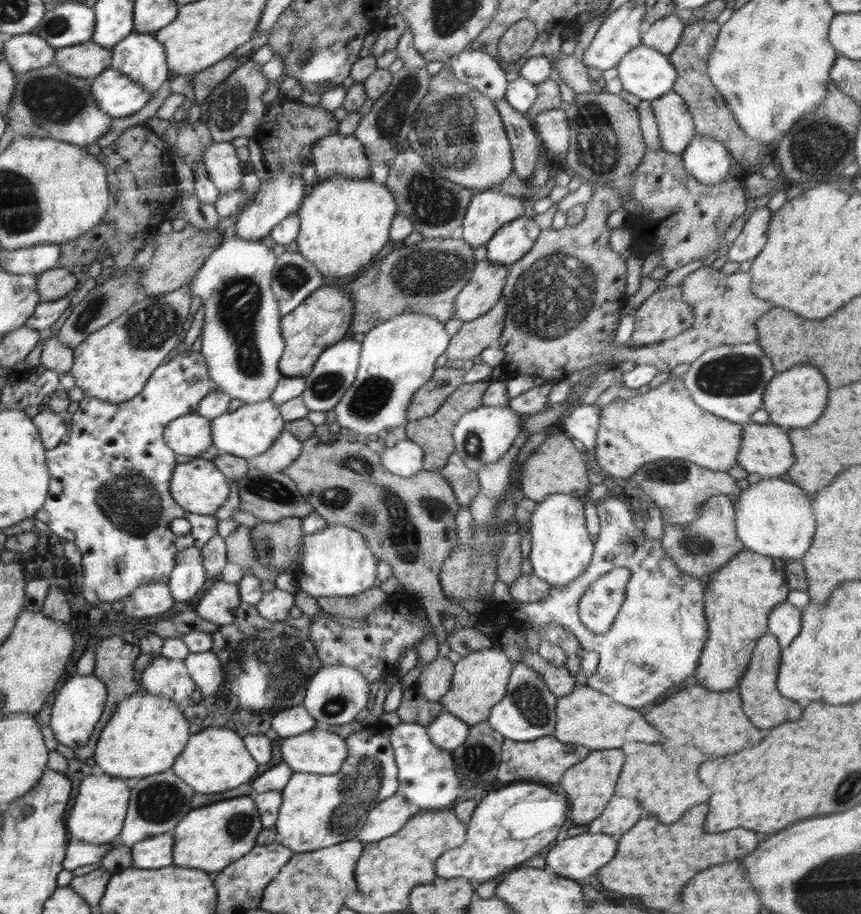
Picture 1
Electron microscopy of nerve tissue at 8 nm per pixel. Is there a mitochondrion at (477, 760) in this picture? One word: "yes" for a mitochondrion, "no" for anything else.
yes

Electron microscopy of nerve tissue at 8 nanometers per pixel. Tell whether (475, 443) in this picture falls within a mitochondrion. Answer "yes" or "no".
yes

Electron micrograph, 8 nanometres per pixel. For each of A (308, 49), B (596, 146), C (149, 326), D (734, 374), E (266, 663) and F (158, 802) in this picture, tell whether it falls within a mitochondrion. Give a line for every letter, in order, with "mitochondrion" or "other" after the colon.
A: mitochondrion
B: mitochondrion
C: mitochondrion
D: mitochondrion
E: mitochondrion
F: mitochondrion

